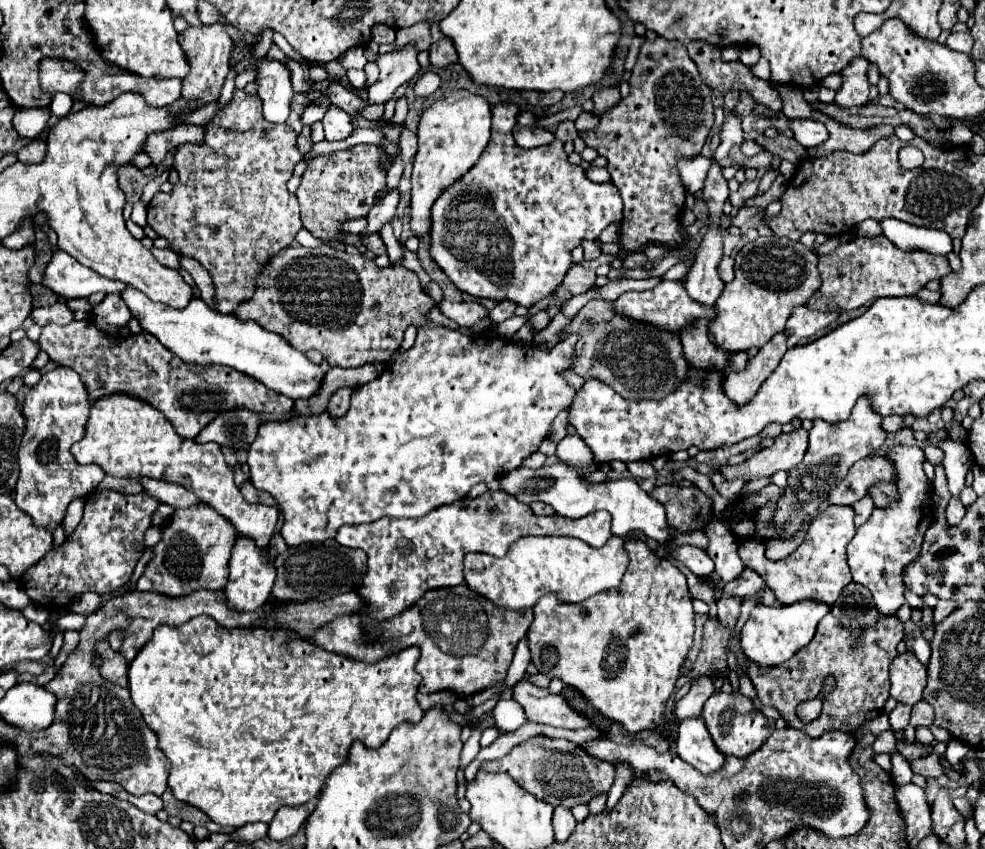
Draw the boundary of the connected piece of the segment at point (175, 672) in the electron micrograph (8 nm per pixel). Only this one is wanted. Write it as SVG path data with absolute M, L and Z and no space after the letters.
M199 615L181 627L167 627L167 625L157 627L151 641L137 653L137 657L131 661L131 667L129 667L131 699L139 707L139 711L143 713L145 723L155 731L155 735L159 739L159 749L171 761L169 787L171 787L173 795L179 801L185 801L185 803L201 809L203 813L207 813L211 817L211 821L215 821L219 825L233 827L233 829L239 829L245 823L255 823L255 821L269 823L279 807L305 805L309 799L313 799L323 789L327 775L335 767L339 767L347 761L347 755L349 755L353 741L361 741L369 749L377 749L385 743L389 733L399 723L403 723L403 721L419 723L423 717L423 711L415 699L417 687L421 683L421 675L415 671L415 663L419 659L417 647L409 647L397 655L391 655L391 657L375 663L375 665L367 665L367 663L353 661L353 659L347 659L347 657L337 655L337 653L323 651L323 649L315 647L311 641L289 639L285 631L279 631L277 645L279 647L275 647L275 631L249 629L249 627L227 629L227 627L221 627L219 623L215 623L215 619L211 619L207 615Z

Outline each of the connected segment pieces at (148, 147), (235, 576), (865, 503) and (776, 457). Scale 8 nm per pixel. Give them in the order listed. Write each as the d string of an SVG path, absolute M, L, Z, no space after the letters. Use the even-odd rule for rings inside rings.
M151 135L151 139L147 139L147 143L143 145L143 153L151 157L153 165L157 165L157 161L161 161L169 149L171 149L169 143L165 143L159 135Z
M239 537L233 547L233 555L229 559L229 581L227 587L223 587L223 593L227 595L227 603L231 603L231 609L243 613L263 607L263 603L269 601L273 581L275 581L275 567L261 555L261 549L253 543L253 539Z
M865 495L863 499L859 499L859 503L853 503L851 507L853 507L853 511L855 511L855 525L857 525L857 527L863 525L863 523L871 517L871 513L873 513L873 509L875 509L875 505L873 505L871 499L869 499L869 495Z
M795 429L793 433L781 433L775 443L751 459L745 459L739 465L723 465L719 471L725 477L725 481L753 481L761 477L771 477L777 471L789 471L797 467L797 463L803 459L803 453L807 451L807 431Z

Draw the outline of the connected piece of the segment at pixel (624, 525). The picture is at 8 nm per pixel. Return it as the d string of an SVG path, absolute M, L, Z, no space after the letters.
M553 463L553 465L543 465L539 469L529 469L529 467L517 467L515 471L509 471L501 477L503 493L519 499L521 503L529 505L533 501L543 501L551 505L557 515L569 517L569 519L579 519L585 517L593 511L605 509L613 517L613 535L625 537L629 531L641 531L645 537L665 543L671 535L671 529L665 519L665 509L661 503L651 499L633 479L615 479L607 483L587 483L585 475L575 471L567 463Z

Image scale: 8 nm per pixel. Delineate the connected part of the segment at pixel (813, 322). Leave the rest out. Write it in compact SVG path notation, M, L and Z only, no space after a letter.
M805 305L797 307L795 313L789 317L787 321L787 349L795 347L801 339L809 339L813 337L817 331L825 329L835 317L839 315L839 311L829 311L829 313L821 313L815 309L807 309Z

